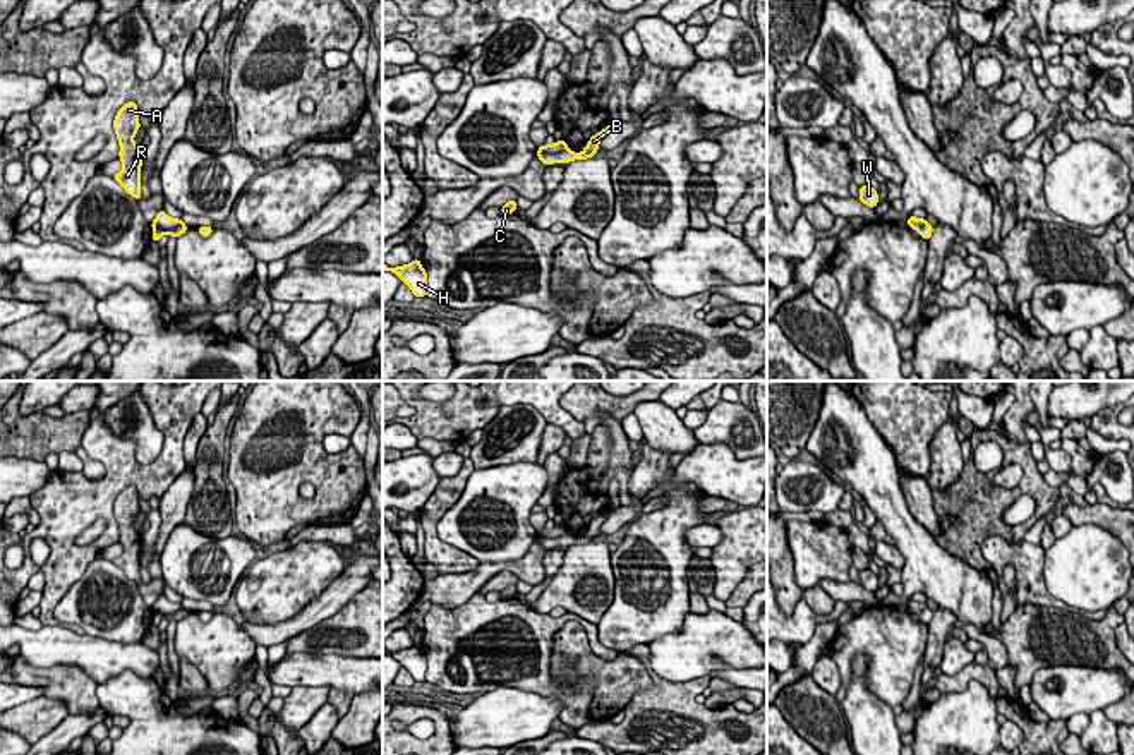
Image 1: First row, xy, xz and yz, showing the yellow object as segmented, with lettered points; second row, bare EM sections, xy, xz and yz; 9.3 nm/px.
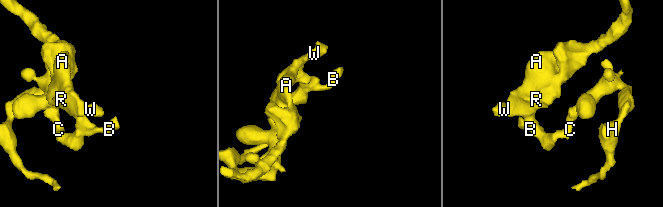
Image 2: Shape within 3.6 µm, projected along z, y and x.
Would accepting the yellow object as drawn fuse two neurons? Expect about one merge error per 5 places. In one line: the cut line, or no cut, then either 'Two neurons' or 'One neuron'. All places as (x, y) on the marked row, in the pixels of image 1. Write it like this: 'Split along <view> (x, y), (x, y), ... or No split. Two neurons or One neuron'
Split along xy (182, 223), (172, 229), (153, 229). Two neurons

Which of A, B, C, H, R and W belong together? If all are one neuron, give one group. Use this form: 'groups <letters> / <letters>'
groups A R W / B C H

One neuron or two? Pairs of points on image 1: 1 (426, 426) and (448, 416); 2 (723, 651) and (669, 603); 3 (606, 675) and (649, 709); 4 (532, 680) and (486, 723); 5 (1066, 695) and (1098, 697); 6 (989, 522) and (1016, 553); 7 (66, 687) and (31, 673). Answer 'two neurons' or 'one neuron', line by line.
1: one neuron
2: two neurons
3: two neurons
4: two neurons
5: one neuron
6: two neurons
7: one neuron

